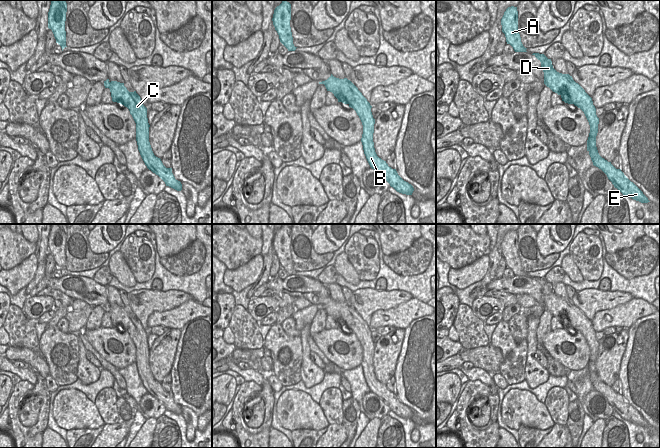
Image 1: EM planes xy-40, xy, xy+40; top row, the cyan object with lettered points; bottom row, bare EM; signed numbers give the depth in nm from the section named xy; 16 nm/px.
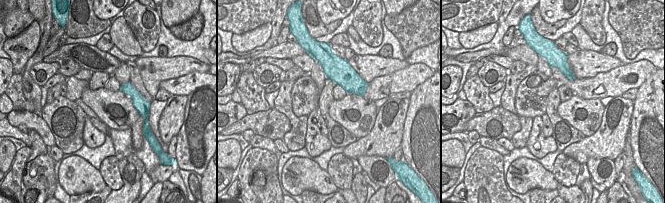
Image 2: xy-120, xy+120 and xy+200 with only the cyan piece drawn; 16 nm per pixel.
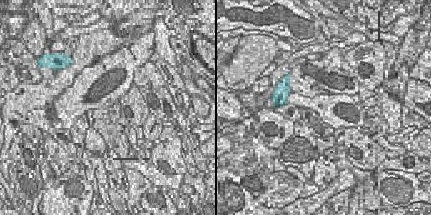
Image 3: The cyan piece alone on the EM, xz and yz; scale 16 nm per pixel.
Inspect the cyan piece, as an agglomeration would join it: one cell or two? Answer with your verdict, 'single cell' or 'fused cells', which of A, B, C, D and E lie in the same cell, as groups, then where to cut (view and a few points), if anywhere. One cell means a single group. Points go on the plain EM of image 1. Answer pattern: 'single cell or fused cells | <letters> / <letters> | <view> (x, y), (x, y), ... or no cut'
single cell | A B C D E | no cut

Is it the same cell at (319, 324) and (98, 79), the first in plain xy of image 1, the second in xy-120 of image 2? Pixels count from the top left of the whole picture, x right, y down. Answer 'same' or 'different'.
same

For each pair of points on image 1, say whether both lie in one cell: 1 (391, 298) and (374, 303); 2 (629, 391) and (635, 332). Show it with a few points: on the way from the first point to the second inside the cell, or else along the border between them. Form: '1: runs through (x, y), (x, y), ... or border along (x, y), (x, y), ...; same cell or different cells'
1: runs through (387, 299), (378, 300); same cell
2: runs through (635, 376), (635, 347); same cell

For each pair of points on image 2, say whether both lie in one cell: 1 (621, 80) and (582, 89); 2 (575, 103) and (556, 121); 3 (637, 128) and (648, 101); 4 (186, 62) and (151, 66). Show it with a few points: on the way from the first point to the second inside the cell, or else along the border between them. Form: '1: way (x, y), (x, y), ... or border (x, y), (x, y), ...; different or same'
1: way (611, 80), (598, 80), (592, 83); same
2: border (560, 102), (557, 113), (580, 131); different
3: way (640, 121), (648, 111), (648, 108); same
4: way (177, 66), (160, 66); same

